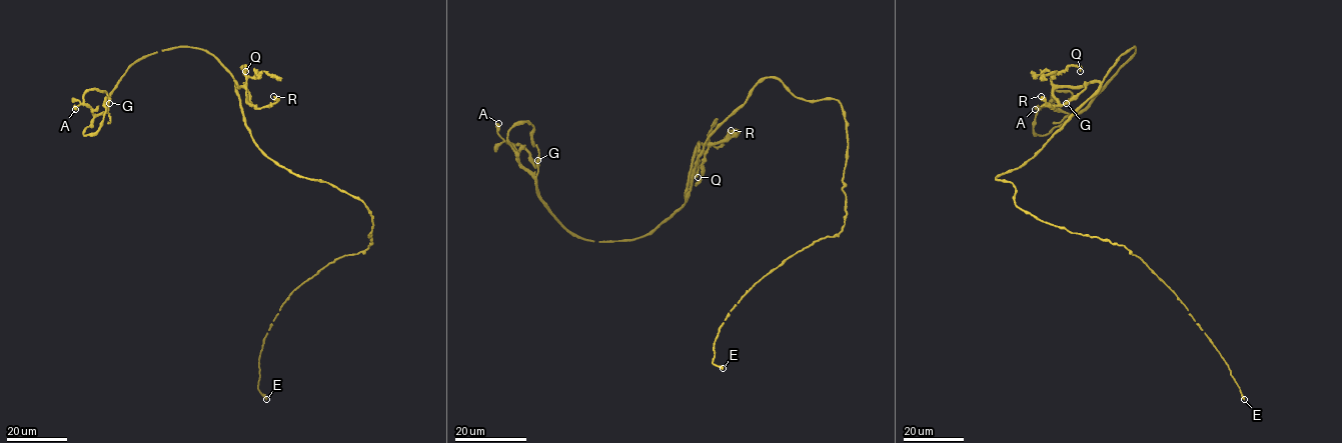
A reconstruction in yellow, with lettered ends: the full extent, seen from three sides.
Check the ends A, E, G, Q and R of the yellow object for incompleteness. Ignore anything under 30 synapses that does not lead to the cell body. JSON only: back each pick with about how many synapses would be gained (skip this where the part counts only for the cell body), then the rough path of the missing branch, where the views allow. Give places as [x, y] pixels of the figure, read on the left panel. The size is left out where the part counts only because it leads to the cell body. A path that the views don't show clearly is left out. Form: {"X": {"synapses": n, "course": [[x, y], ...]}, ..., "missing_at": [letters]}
{"missing_at": []}

